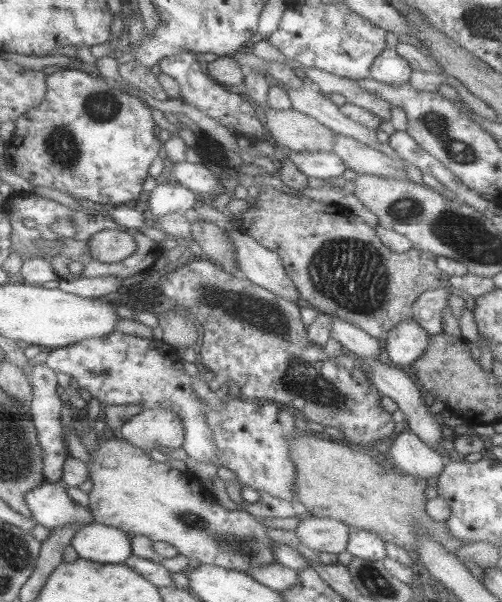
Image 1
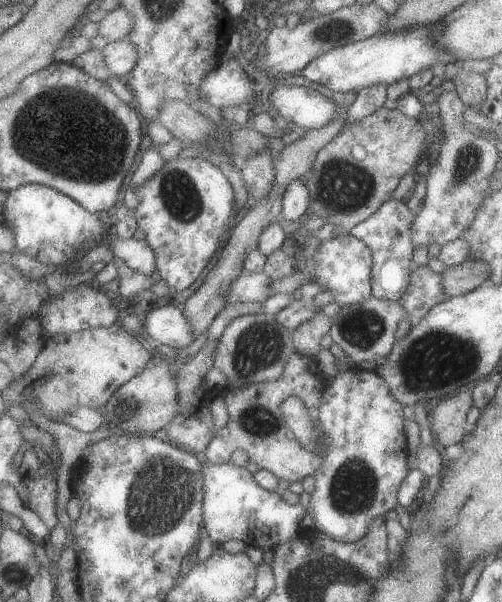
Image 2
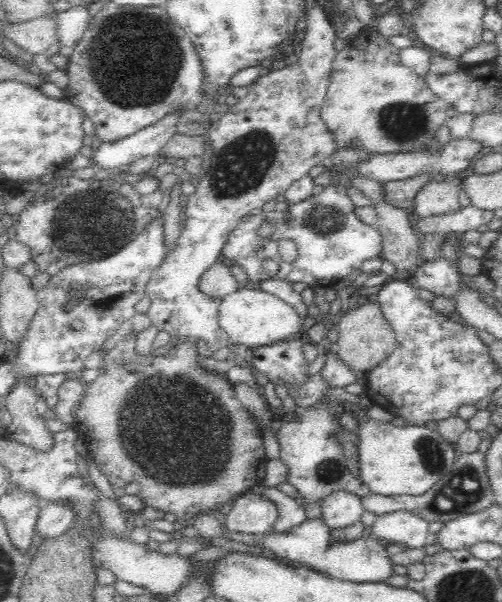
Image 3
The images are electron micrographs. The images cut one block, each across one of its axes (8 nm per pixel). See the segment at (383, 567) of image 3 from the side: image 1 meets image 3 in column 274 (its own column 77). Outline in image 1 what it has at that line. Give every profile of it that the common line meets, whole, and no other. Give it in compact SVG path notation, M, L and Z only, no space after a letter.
M87 524L73 540L79 557L103 564L125 564L133 556L131 538L119 528L106 524Z

